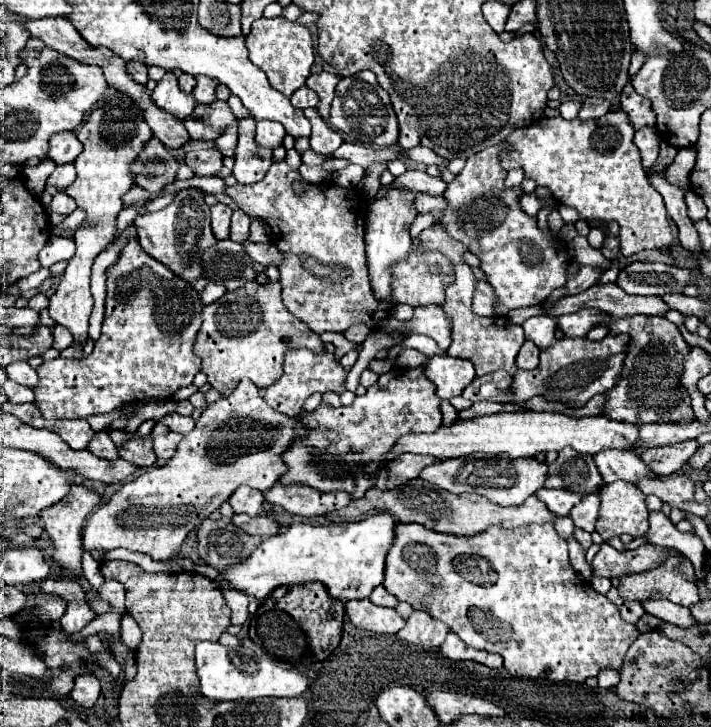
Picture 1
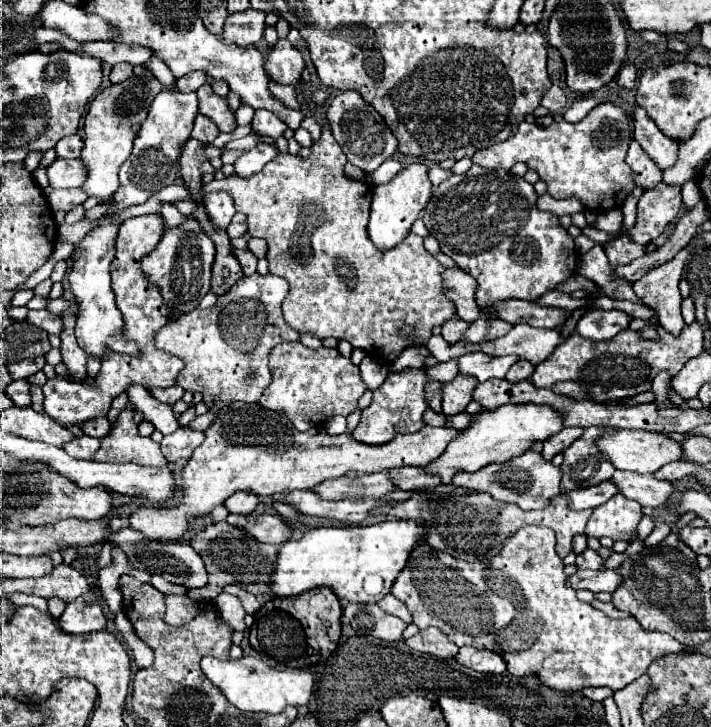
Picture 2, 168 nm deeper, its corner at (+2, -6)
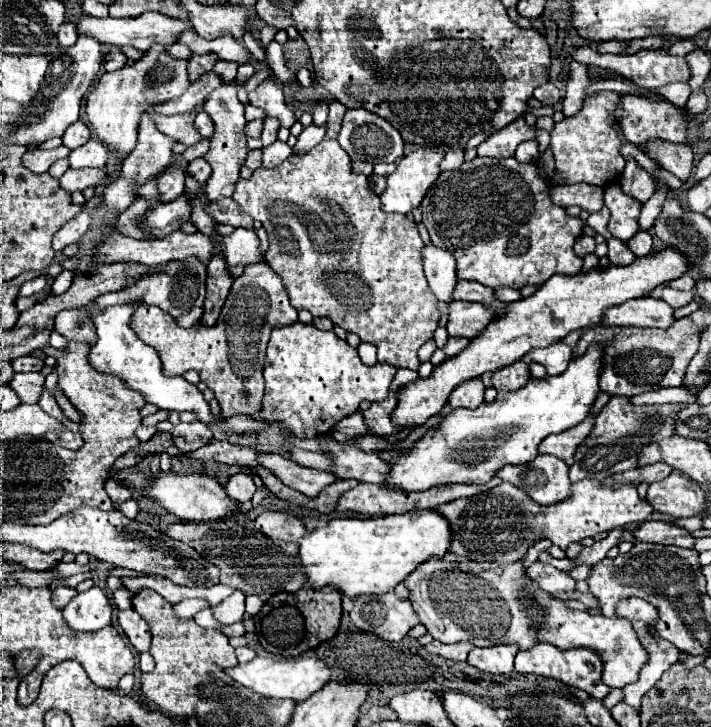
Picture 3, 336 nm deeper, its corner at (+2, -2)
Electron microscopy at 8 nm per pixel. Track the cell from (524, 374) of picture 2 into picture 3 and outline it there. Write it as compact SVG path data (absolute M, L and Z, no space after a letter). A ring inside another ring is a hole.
M515 361L513 365L507 365L493 373L493 387L497 391L515 391L527 385L531 379L529 365L525 361Z

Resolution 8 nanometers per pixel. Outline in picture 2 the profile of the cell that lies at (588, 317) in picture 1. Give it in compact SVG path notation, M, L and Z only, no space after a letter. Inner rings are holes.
M593 309L579 319L577 333L585 339L605 341L605 339L613 339L619 331L627 329L631 321L633 321L633 317L627 315L625 311L603 311L603 309L597 311L597 309Z

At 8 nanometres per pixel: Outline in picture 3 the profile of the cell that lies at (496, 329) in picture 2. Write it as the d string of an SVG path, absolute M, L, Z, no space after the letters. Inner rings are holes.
M449 337L449 341L447 341L447 345L445 345L443 351L445 351L447 359L451 359L451 357L455 357L457 353L461 353L469 343L471 343L471 341L465 339L465 337Z

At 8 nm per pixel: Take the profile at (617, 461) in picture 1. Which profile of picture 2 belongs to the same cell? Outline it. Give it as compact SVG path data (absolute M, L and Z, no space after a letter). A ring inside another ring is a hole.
M617 471L611 481L617 481L619 491L641 503L643 507L667 507L673 495L677 493L677 487L669 481L657 481L655 477L637 475L637 473L621 473Z

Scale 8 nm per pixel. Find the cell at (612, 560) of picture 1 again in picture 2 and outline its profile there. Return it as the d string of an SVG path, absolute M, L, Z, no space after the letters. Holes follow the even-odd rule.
M599 569L599 571L575 571L571 577L567 577L565 581L569 587L577 589L587 589L591 593L613 593L617 589L617 585L621 583L621 577L617 577L617 571L609 571L609 569Z

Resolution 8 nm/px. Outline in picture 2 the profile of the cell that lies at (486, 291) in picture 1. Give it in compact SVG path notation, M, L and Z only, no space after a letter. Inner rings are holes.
M445 267L443 273L443 287L449 301L455 303L457 315L461 315L463 321L473 323L481 317L481 311L475 303L475 281L469 273L465 273L459 267Z

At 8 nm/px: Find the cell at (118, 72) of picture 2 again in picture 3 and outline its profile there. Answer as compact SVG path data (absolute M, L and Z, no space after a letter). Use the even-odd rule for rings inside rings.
M117 47L107 49L107 53L105 53L105 65L103 65L105 71L117 71L123 65L127 65L127 57Z

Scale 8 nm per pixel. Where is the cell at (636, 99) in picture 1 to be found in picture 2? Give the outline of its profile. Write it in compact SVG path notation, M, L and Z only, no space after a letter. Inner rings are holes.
M639 105L633 107L633 113L635 113L633 139L643 147L643 151L655 161L655 165L661 171L673 167L677 161L679 143L671 141L667 135L663 135L655 127L655 123L649 119L649 115L643 113L643 109L639 109Z

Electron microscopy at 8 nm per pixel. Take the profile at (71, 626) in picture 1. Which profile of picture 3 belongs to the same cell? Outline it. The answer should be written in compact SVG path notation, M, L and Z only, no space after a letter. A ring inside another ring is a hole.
M91 587L79 593L63 609L65 623L75 631L99 631L111 623L111 605L103 589Z

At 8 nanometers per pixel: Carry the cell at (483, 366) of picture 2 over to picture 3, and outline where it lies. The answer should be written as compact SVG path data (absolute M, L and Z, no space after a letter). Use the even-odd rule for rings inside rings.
M553 343L549 347L543 347L543 349L531 349L525 357L523 357L525 363L539 363L547 369L549 375L561 375L569 361L571 361L571 347L567 347L565 343Z

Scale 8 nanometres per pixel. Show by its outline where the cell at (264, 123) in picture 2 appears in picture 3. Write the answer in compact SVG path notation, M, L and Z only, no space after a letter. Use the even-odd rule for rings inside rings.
M265 79L255 91L251 91L249 103L253 107L263 109L267 117L275 117L281 123L281 127L289 129L297 121L293 111L285 105L285 97L283 97L281 87L273 79Z

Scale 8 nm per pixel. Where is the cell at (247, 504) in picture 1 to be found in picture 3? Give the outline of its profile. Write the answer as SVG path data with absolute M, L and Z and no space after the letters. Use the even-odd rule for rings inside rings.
M241 471L241 473L235 473L235 475L227 481L225 491L227 491L227 495L229 495L233 501L237 501L237 503L247 503L247 501L251 501L253 493L257 491L257 487L255 487L255 483L253 483L253 477Z

